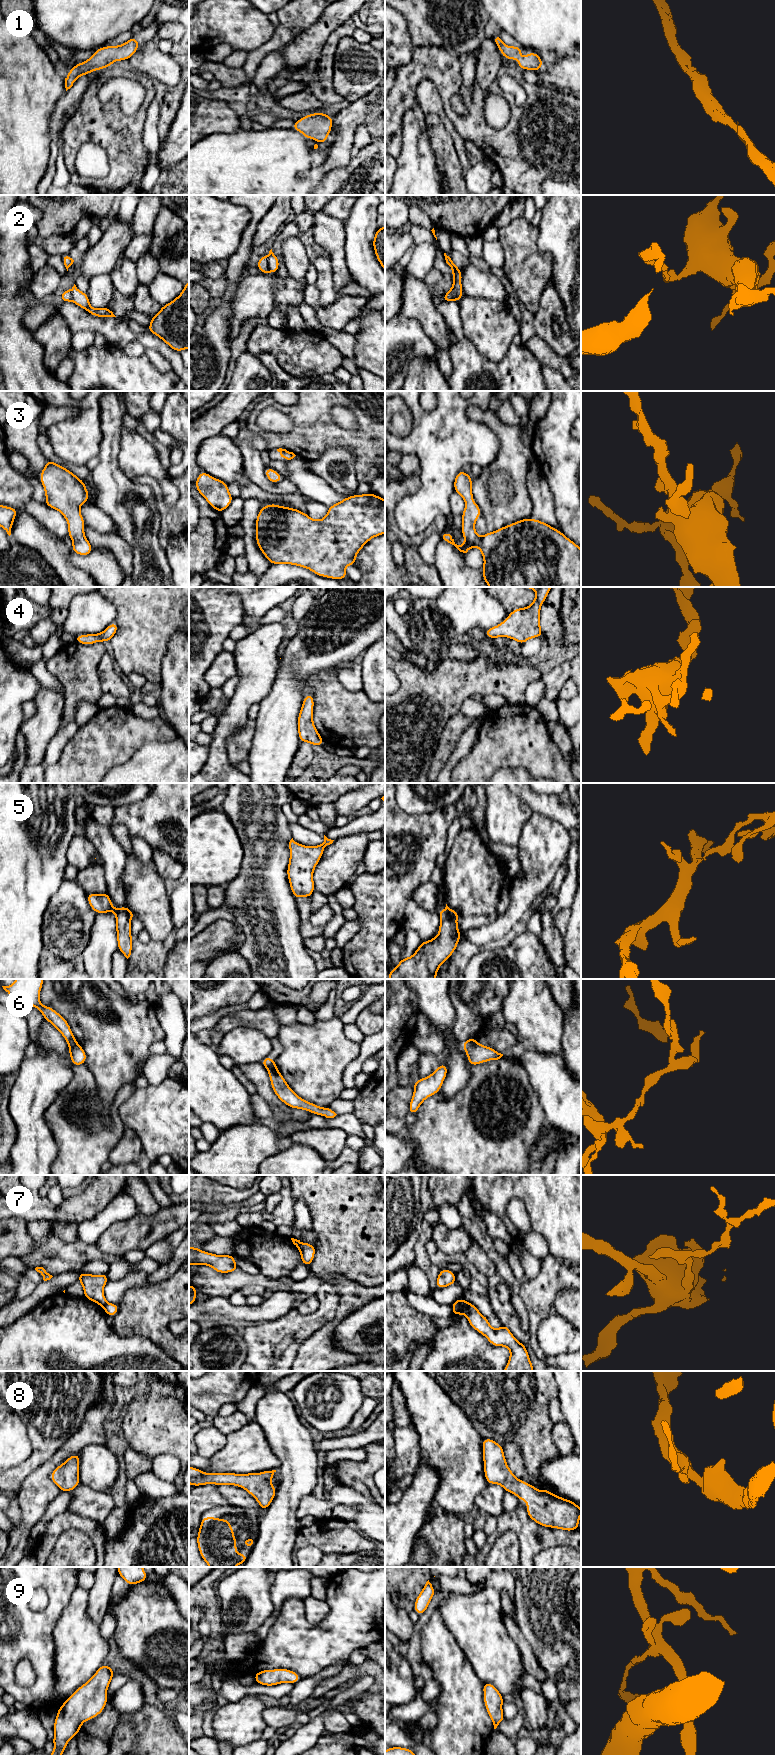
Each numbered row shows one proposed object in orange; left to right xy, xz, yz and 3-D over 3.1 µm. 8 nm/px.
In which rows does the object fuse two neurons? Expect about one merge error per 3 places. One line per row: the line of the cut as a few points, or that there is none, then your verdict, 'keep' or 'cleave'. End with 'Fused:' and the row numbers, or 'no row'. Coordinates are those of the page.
1: no cut; keep
2: cut in xz along (266, 257), (269, 271); cleave
3: no cut; keep
4: no cut; keep
5: cut in yz along (449, 908), (448, 913), (441, 918); cleave
6: cut in yz along (476, 1042), (465, 1051); cleave
7: cut in xz along (302, 1243), (300, 1250); cleave
8: no cut; keep
9: no cut; keep
Fused: 2, 5, 6, 7

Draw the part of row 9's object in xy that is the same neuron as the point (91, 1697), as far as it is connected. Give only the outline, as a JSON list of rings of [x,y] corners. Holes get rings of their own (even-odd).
[[[103,1663],[95,1674],[58,1708],[53,1726],[54,1751],[50,1755],[63,1755],[67,1743],[81,1730],[82,1723],[94,1719],[104,1710],[108,1701],[106,1692],[114,1677],[113,1670]]]

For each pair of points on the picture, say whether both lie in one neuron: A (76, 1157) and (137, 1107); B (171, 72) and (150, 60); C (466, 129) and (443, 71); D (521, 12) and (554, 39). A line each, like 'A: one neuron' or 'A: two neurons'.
A: two neurons
B: one neuron
C: one neuron
D: one neuron

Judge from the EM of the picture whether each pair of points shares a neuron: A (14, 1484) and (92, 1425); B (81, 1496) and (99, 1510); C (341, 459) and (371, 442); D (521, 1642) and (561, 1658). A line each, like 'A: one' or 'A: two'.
A: two
B: one
C: two
D: two

